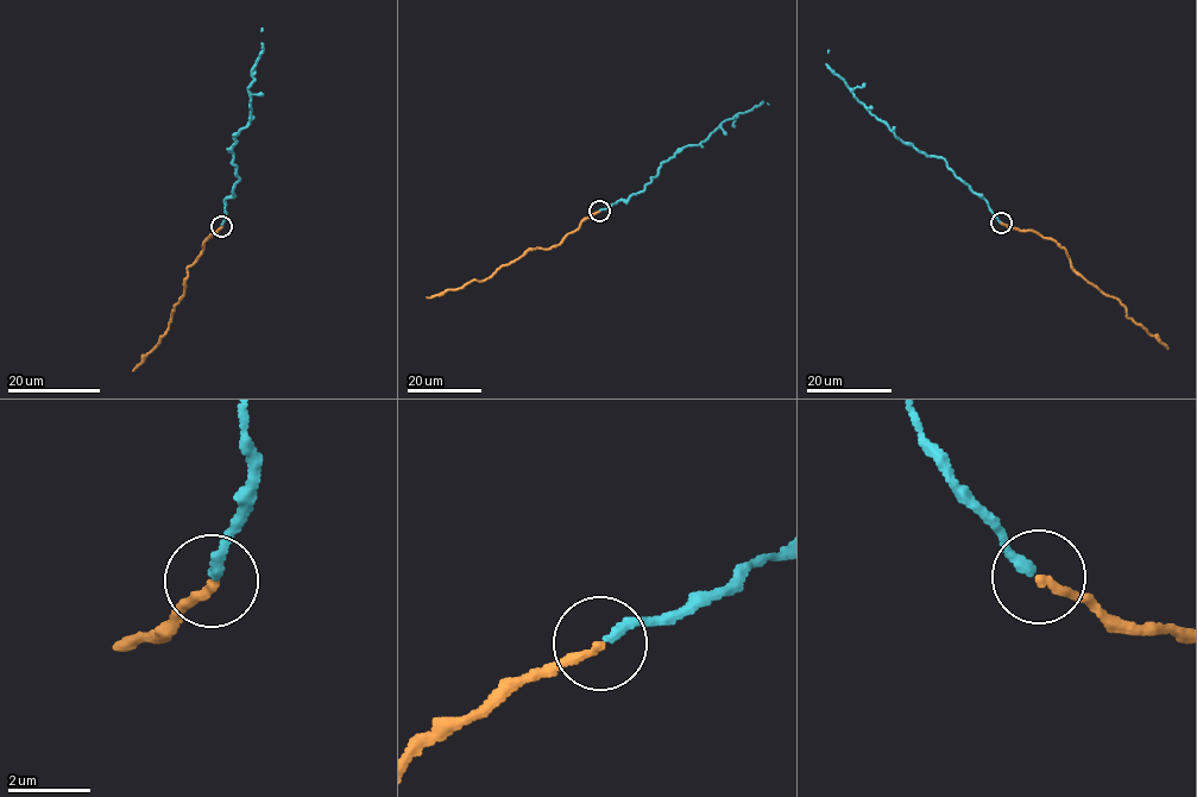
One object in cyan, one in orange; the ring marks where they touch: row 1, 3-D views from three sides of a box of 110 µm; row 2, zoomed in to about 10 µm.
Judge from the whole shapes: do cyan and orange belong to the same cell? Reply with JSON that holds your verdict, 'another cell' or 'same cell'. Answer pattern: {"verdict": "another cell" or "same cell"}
{"verdict": "same cell"}

